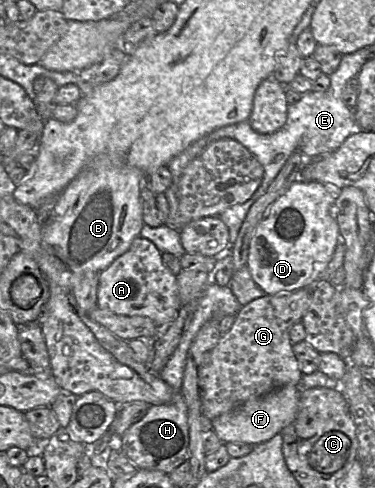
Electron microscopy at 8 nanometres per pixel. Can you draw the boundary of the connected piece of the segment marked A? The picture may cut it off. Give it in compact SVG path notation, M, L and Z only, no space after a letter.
M137 237L125 253L99 273L97 306L117 315L147 317L164 328L176 319L182 307L177 277L164 265L160 250L151 241Z

